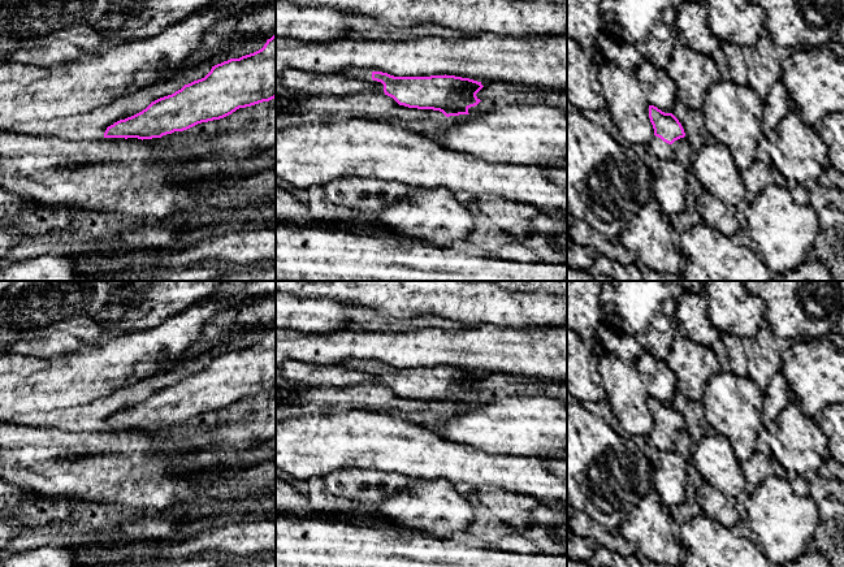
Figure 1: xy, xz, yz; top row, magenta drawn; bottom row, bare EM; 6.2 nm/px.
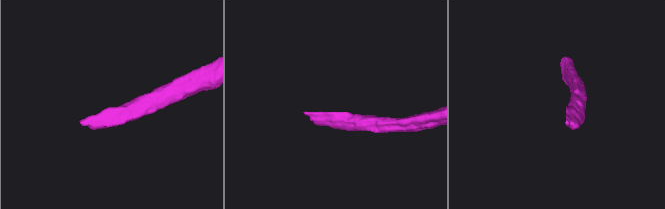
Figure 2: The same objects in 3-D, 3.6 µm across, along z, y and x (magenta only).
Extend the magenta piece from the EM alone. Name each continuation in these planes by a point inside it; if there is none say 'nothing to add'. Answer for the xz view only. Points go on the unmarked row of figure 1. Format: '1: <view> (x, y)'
1: xz (364, 366)

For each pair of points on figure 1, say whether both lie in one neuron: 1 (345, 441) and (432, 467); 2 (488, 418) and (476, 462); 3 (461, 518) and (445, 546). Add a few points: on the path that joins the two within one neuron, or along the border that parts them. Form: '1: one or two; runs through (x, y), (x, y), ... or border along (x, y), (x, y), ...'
1: one; runs through (367, 441), (380, 441), (410, 449)
2: two; border along (449, 441), (467, 444), (488, 453), (509, 455)
3: two; border along (419, 531), (449, 539)

